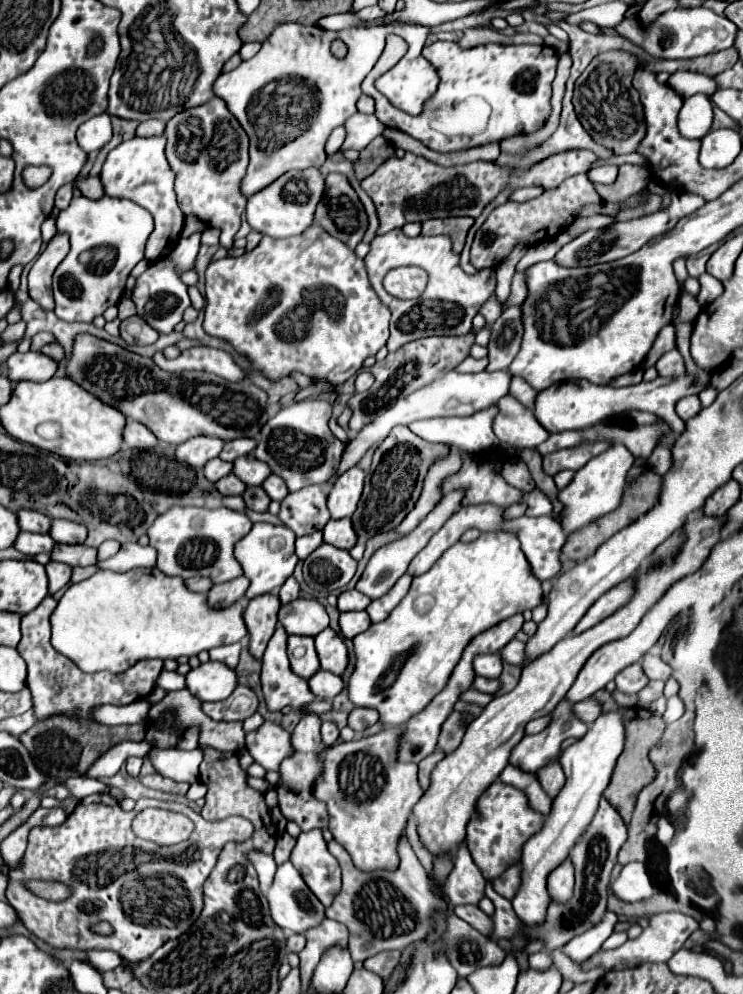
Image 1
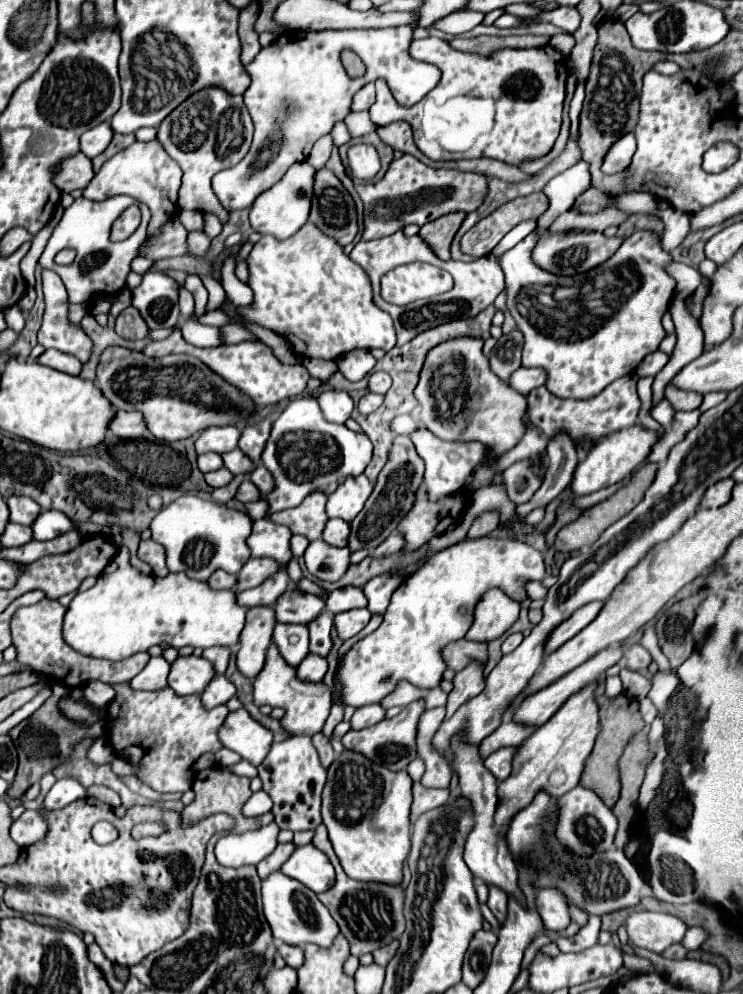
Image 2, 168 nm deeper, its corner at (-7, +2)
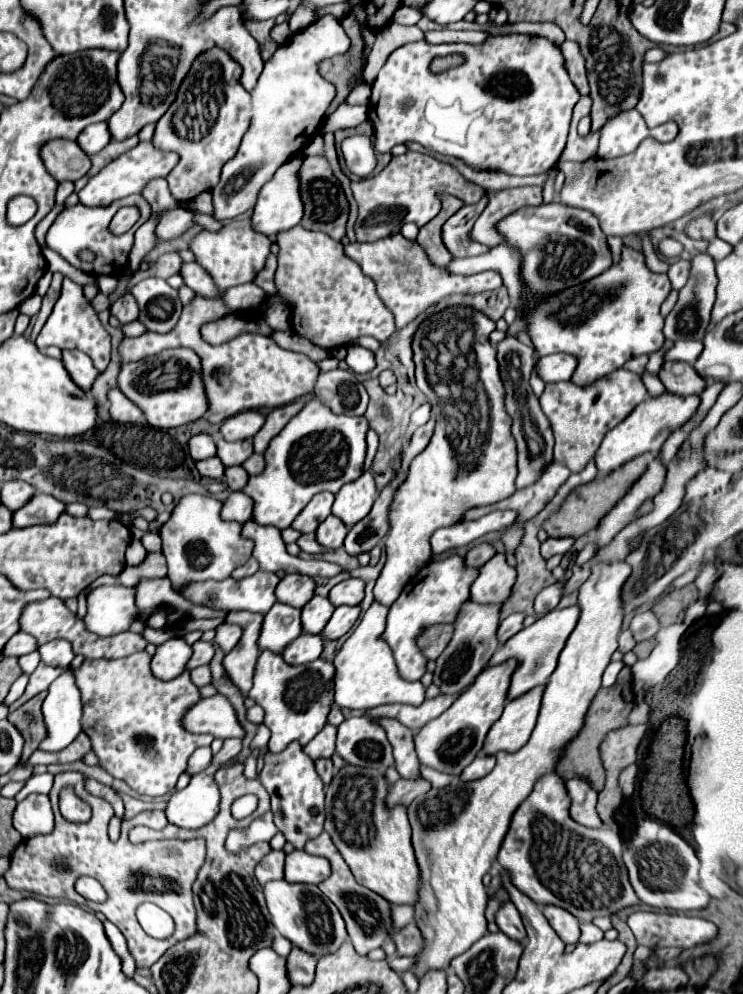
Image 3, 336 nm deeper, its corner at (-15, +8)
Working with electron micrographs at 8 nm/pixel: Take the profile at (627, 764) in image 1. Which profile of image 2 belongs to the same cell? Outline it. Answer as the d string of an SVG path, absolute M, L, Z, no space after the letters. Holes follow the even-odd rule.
M601 679L595 691L595 701L599 708L599 719L602 729L596 737L592 755L588 755L584 763L584 771L580 777L580 785L592 789L608 807L614 807L616 797L620 795L620 773L618 773L618 759L628 743L628 739L644 727L642 715L638 711L638 701L628 695L618 695L616 699L608 699L605 695L605 680Z

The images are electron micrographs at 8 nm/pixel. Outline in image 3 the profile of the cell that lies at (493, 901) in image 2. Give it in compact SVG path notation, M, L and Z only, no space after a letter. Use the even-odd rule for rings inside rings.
M504 901L496 913L496 923L502 933L508 933L508 937L516 937L518 941L526 939L526 931L520 919L518 909L512 905L512 901Z

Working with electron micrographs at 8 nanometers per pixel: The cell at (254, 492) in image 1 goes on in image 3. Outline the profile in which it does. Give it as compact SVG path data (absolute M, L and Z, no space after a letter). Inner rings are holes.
M228 467L226 469L226 479L230 491L242 491L248 483L248 473L244 467Z

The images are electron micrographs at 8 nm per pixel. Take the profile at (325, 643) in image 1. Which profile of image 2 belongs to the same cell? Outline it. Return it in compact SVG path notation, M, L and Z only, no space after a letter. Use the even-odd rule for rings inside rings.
M322 611L310 625L310 653L318 653L322 657L328 655L332 641L330 641L330 631L332 631L332 613Z

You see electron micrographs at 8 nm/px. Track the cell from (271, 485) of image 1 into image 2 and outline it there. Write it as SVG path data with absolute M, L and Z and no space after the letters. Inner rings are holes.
M258 465L252 473L250 473L250 481L260 489L260 493L270 493L272 487L274 487L274 481L272 481L272 475L270 471L264 467L264 465Z

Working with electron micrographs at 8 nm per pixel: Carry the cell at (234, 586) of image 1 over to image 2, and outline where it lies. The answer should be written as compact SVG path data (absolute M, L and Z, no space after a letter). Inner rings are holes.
M250 557L248 563L238 573L238 591L244 591L244 589L250 589L250 587L264 583L276 571L278 571L278 563L274 559Z

